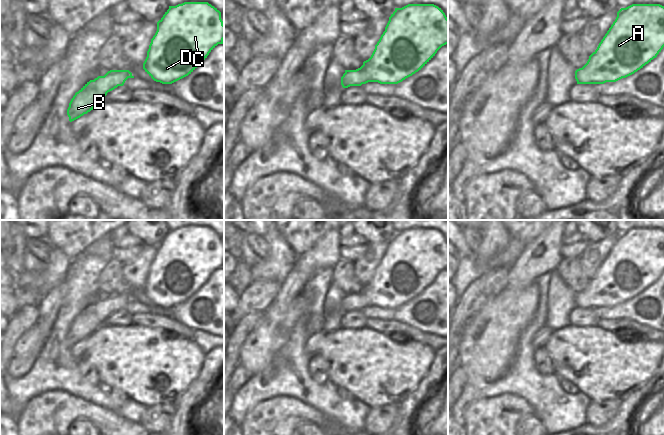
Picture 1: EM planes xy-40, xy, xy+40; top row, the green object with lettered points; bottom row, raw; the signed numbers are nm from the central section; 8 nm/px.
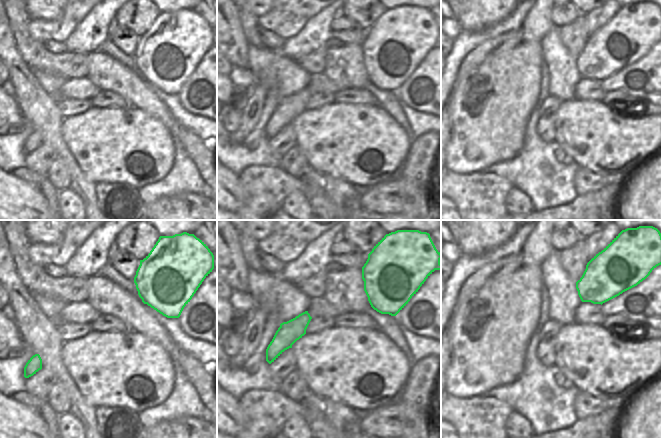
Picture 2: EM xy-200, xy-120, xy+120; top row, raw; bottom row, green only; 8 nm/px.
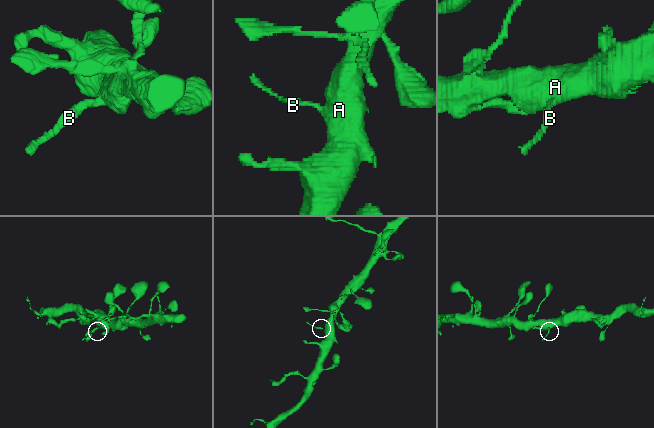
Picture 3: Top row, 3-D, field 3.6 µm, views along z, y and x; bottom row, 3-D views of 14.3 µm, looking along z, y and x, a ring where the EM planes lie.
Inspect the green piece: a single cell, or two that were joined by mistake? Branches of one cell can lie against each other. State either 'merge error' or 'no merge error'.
no merge error

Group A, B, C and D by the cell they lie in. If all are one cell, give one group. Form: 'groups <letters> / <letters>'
groups A B C D

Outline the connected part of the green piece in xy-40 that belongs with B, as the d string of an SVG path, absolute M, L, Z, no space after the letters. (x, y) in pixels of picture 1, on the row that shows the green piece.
M110 70L104 76L98 76L87 82L75 93L69 103L67 115L72 122L93 110L108 92L123 86L128 78L134 78L129 70Z

